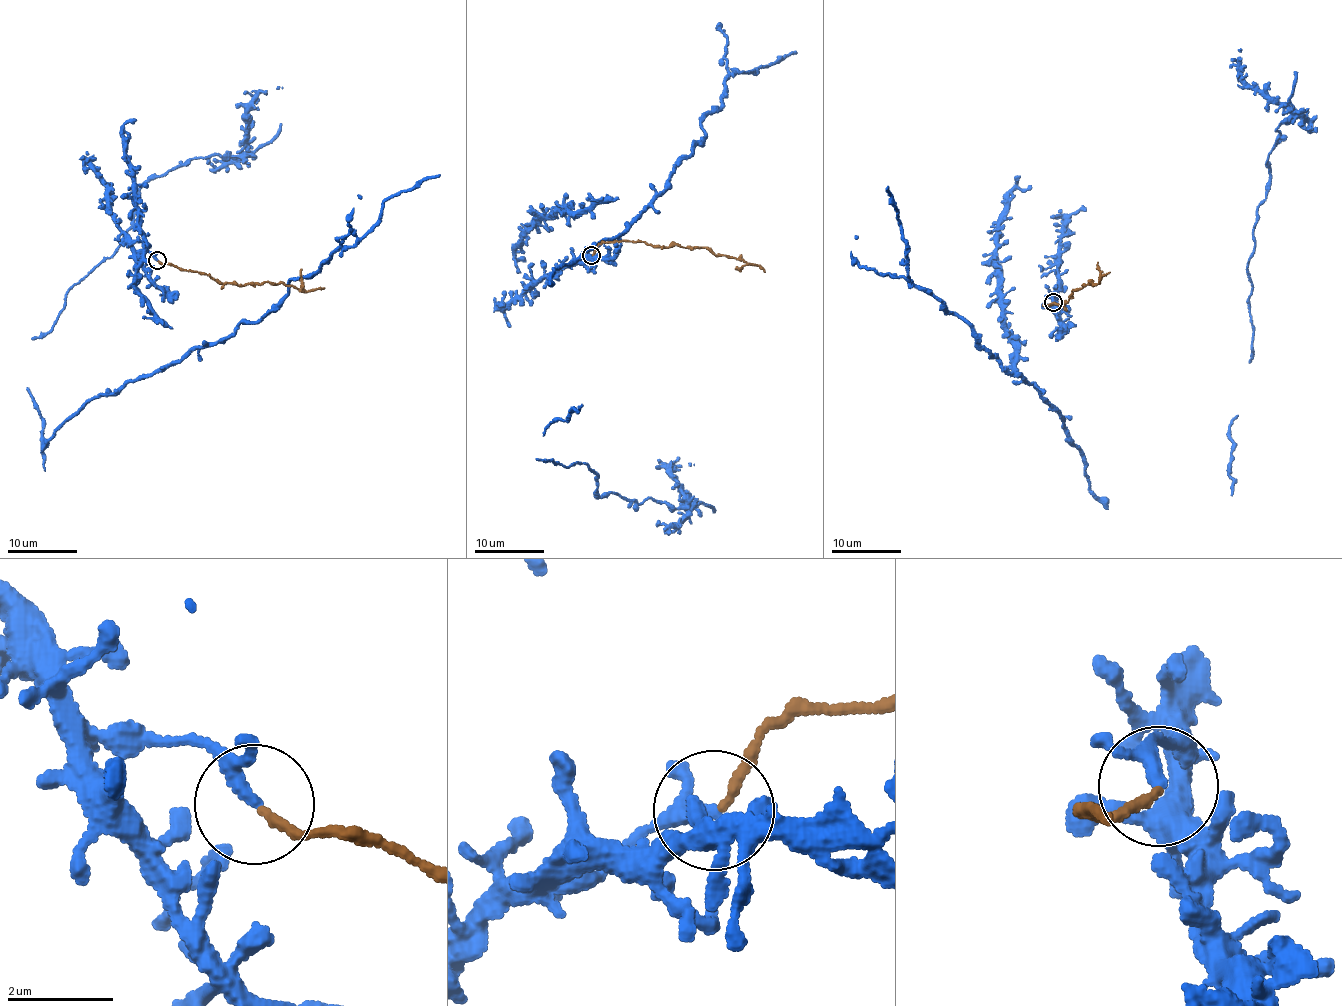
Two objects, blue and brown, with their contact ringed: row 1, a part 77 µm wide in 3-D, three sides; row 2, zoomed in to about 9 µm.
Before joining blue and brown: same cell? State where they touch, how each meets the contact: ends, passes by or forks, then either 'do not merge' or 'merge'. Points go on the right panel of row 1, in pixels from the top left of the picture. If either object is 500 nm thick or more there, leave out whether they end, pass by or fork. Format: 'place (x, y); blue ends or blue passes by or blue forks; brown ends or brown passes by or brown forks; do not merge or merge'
place (1053, 302); blue passes by; brown ends; do not merge

